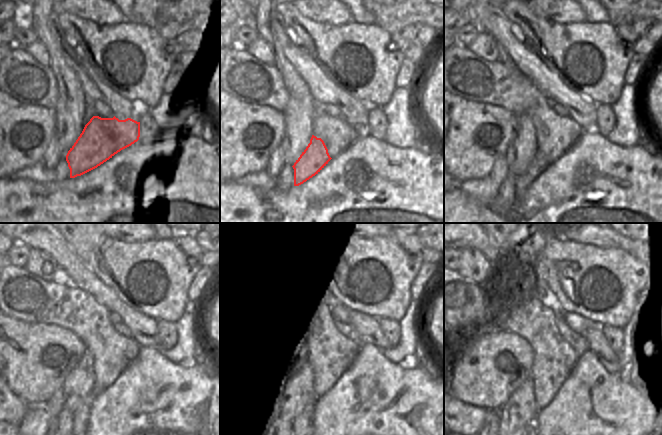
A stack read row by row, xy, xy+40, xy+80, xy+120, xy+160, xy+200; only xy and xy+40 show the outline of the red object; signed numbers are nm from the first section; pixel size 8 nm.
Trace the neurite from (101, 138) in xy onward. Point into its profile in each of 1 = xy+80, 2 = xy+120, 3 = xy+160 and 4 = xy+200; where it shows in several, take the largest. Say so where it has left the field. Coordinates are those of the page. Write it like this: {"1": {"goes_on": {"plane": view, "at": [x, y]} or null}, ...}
{"1": {"goes_on": {"plane": "xy+80", "at": [539, 163]}}, "2": {"goes_on": {"plane": "xy+120", "at": [80, 417]}}, "3": {"goes_on": {"plane": "xy+160", "at": [303, 426]}}, "4": {"goes_on": {"plane": "xy+200", "at": [531, 426]}}}

